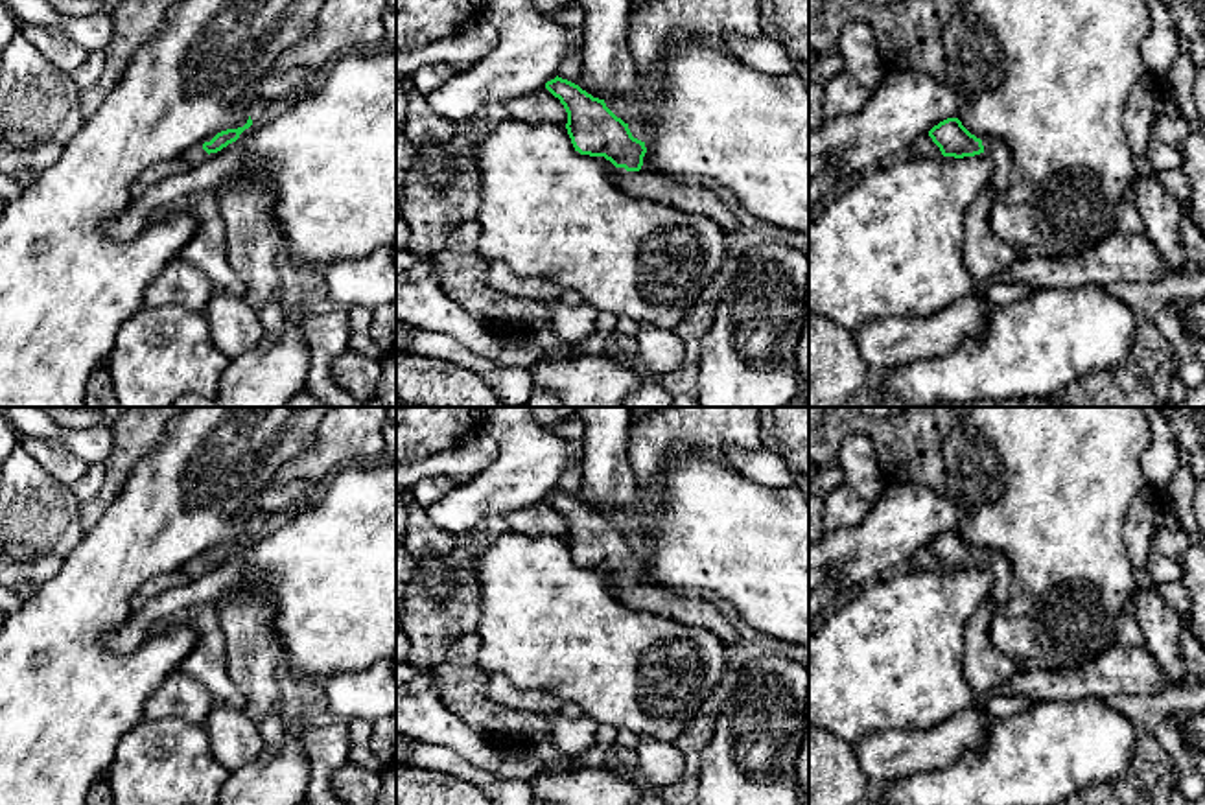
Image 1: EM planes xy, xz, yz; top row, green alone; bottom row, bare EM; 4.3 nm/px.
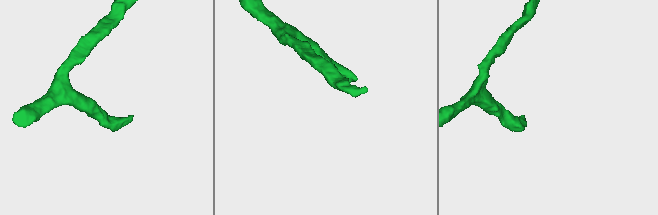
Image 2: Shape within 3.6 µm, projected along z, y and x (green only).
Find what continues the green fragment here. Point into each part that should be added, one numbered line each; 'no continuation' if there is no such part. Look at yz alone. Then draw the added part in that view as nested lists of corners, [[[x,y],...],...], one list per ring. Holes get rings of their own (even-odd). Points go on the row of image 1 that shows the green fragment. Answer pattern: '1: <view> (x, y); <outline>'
1: yz (995, 148); [[[988,136],[982,140],[984,155],[993,162],[993,173],[989,179],[989,188],[1000,197],[1012,181],[1012,155],[1004,140],[999,136]]]

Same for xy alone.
1: xy (196, 155); [[[203,144],[197,147],[192,147],[190,151],[184,153],[184,158],[192,164],[197,166],[206,158],[206,151],[203,149]]]

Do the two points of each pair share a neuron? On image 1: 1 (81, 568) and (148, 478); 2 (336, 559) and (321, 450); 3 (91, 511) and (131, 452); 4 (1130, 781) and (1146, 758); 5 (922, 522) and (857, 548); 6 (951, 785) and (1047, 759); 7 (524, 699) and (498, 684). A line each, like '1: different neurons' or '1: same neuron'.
1: same neuron
2: different neurons
3: same neuron
4: same neuron
5: same neuron
6: same neuron
7: same neuron

